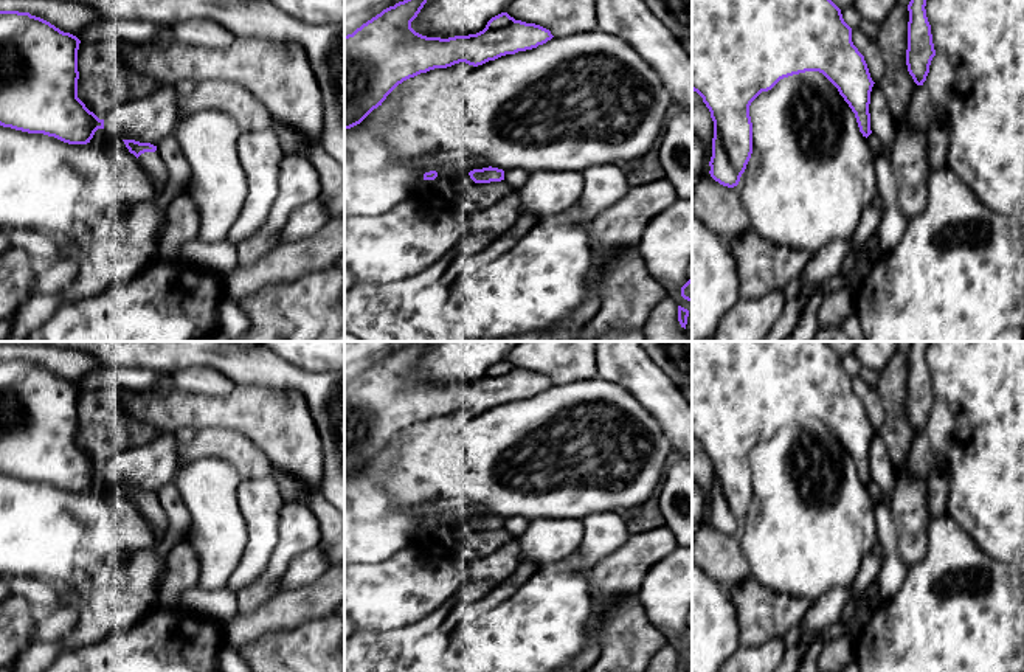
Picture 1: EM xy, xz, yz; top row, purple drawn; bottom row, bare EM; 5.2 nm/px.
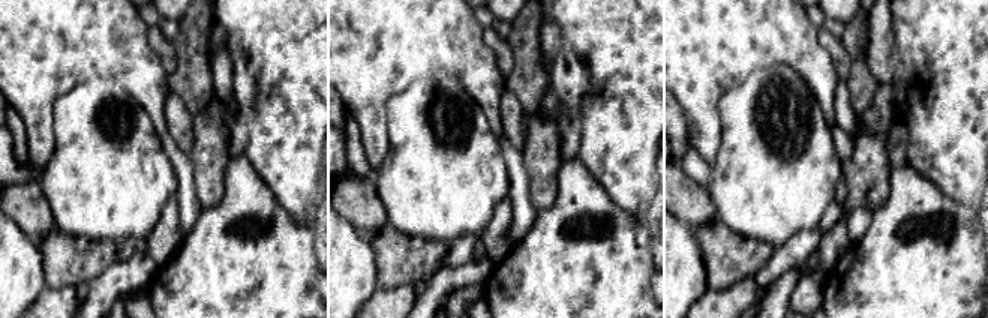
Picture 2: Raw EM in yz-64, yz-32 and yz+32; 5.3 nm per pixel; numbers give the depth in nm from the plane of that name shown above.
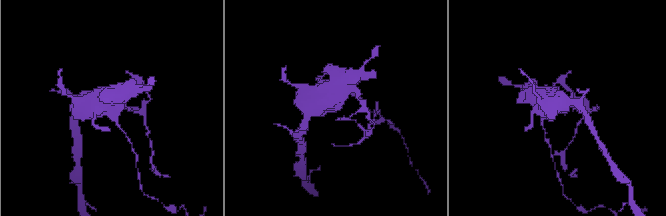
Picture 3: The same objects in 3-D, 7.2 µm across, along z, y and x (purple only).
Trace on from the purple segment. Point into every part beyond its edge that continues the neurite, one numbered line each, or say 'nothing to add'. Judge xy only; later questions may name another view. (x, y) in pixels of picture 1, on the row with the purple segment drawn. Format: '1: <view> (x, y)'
1: xy (151, 162)

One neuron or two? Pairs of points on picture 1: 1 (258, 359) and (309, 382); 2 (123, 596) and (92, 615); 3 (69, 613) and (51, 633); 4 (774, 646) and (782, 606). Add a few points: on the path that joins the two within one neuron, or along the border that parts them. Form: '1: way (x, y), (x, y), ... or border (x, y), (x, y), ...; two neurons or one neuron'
1: way (270, 370), (297, 377); one neuron
2: way (115, 604), (100, 615); one neuron
3: way (64, 618), (53, 629); one neuron
4: border (781, 638), (771, 638), (757, 646), (740, 646); two neurons

